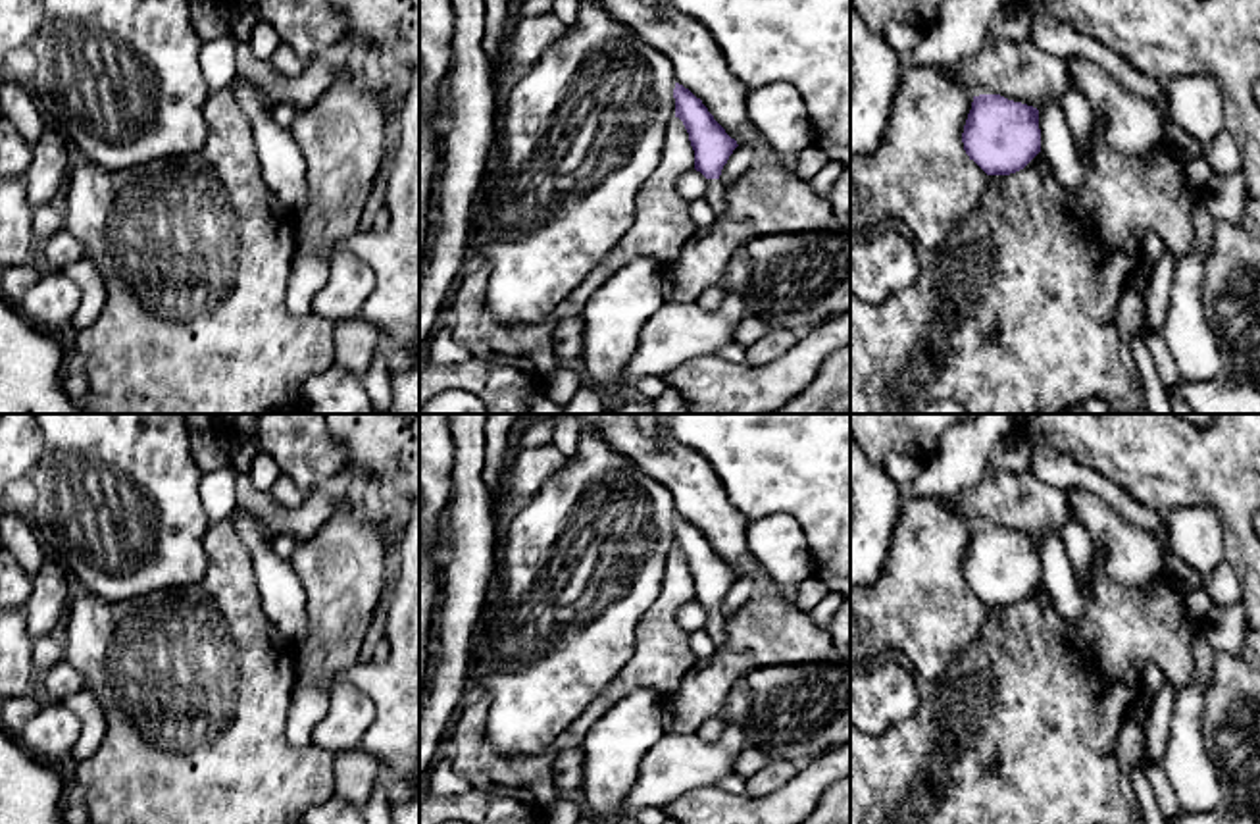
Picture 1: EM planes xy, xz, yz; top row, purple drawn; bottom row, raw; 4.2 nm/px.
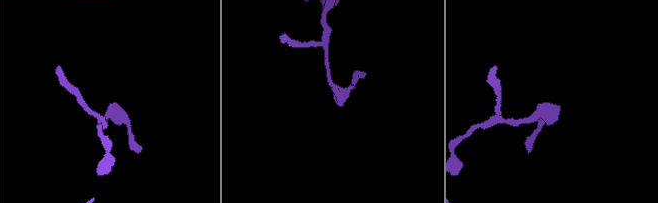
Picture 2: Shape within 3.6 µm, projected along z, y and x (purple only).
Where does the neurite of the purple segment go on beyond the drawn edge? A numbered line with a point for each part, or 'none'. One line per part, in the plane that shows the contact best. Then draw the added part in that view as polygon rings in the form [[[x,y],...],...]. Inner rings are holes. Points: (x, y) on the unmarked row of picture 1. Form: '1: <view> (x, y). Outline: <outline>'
1: xz (716, 622). Outline: [[[708,610],[706,631],[710,633],[718,647],[723,645],[725,639],[725,622],[727,620],[723,618],[721,610]]]

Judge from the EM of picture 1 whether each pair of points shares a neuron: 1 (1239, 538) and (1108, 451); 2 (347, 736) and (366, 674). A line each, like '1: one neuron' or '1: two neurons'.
1: one neuron
2: two neurons

